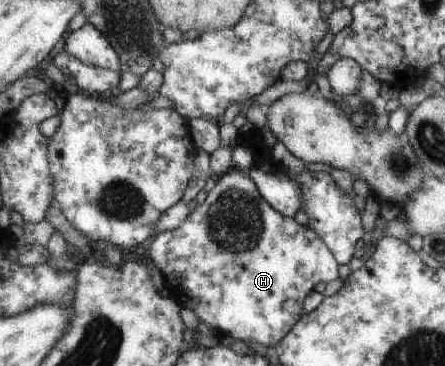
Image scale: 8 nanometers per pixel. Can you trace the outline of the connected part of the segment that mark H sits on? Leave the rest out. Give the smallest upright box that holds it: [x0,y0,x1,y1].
[148,167,338,349]

